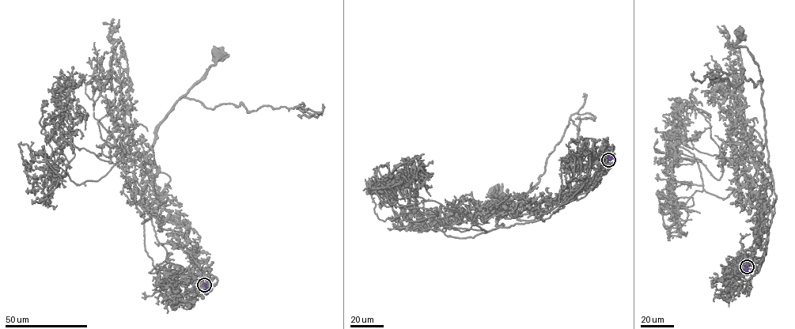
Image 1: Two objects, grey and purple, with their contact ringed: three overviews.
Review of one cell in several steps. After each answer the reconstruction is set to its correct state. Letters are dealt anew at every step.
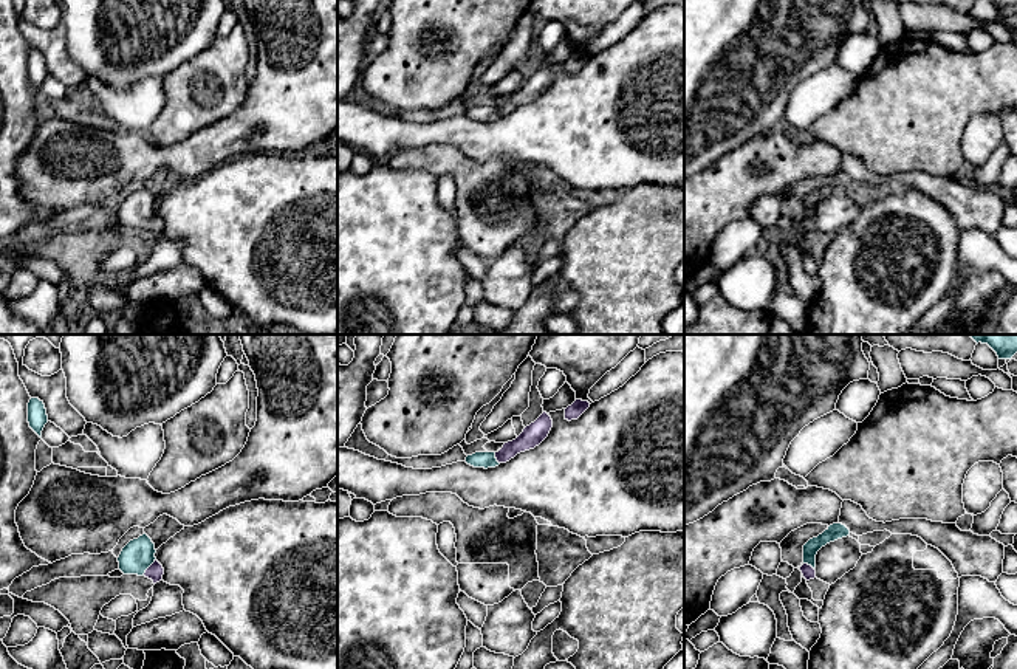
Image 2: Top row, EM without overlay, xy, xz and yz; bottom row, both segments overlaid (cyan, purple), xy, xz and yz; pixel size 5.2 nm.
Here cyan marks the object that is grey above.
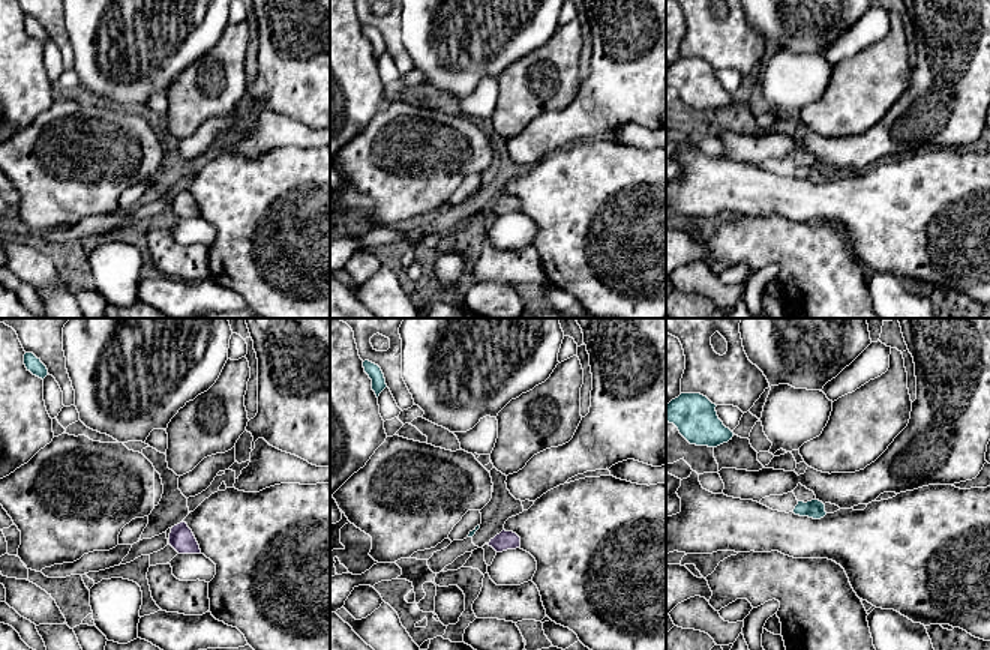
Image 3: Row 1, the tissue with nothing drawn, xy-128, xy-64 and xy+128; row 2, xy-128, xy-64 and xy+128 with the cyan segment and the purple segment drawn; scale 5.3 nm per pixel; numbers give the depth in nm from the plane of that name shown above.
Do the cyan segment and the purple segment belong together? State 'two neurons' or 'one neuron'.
one neuron

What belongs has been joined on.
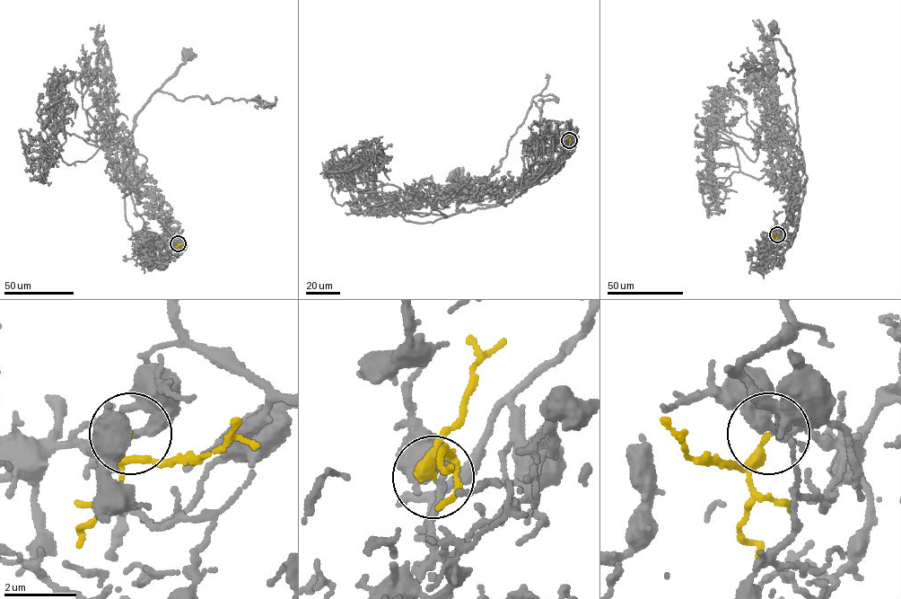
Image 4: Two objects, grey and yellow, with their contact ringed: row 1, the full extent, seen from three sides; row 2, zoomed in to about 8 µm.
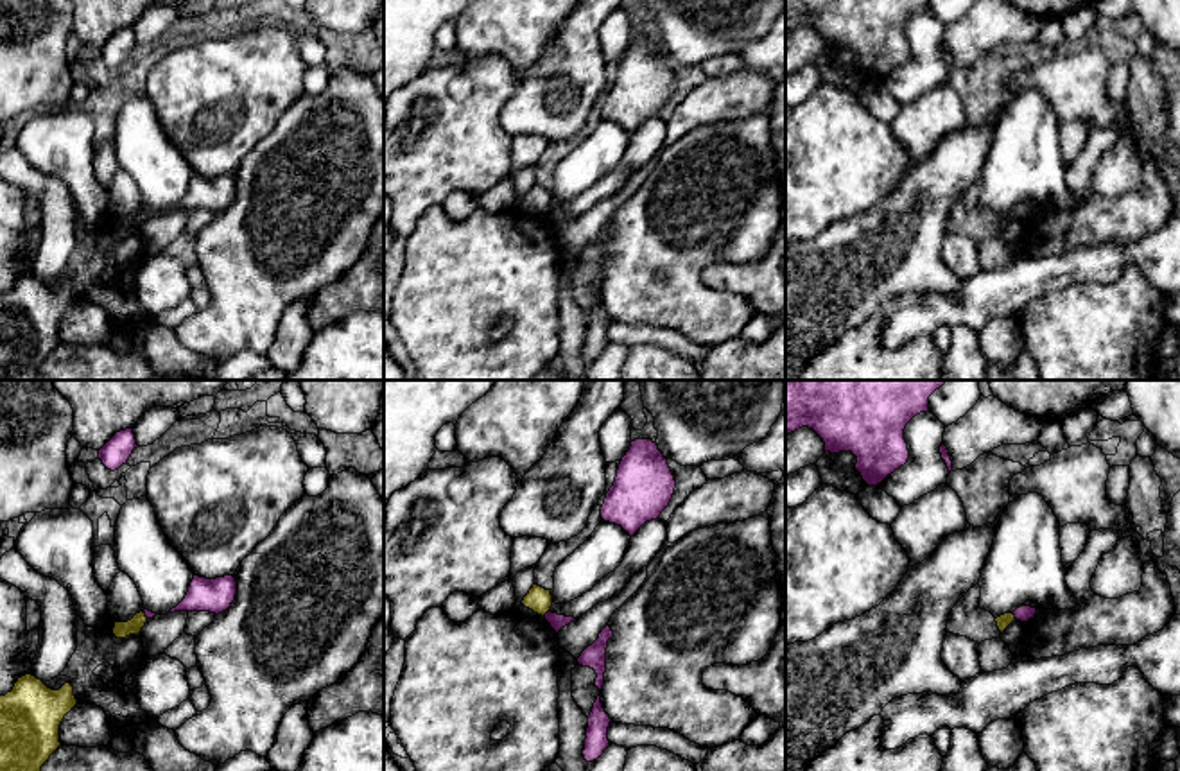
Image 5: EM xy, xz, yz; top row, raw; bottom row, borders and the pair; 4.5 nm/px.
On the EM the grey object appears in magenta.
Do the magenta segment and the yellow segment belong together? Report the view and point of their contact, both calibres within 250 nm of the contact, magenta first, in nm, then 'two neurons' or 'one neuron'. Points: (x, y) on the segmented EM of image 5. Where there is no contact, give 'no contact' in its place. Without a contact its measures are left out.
contact xz (546, 614); calibres 70 and 120 nm; two neurons

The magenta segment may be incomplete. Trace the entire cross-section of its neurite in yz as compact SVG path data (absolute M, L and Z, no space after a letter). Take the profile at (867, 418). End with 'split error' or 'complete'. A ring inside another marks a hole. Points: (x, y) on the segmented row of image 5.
M785 380L785 436L802 427L812 429L823 439L825 452L852 452L863 481L877 486L907 463L904 429L916 414L931 411L929 396L945 382L949 380Z; complete

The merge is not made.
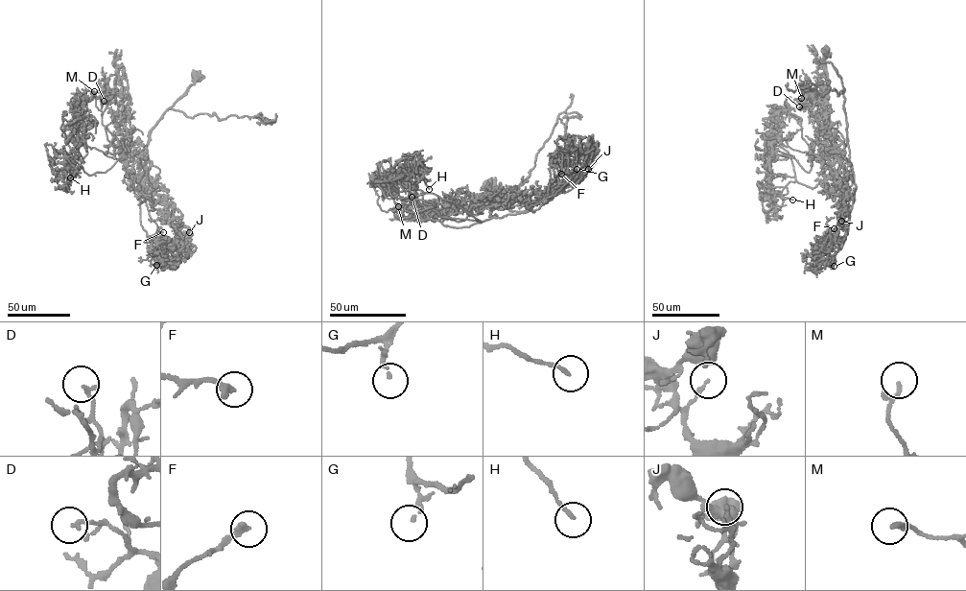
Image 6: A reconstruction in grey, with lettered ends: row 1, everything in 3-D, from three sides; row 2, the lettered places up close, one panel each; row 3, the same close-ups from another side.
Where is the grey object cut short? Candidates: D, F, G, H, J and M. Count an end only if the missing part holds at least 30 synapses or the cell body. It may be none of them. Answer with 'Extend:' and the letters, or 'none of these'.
Extend: F, H, M

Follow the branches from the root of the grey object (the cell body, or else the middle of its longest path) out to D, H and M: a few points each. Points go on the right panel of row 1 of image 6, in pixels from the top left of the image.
D: (825, 50), (821, 61), (843, 87), (845, 146), (821, 109), (820, 86), (799, 106)
H: (825, 50), (821, 61), (842, 82), (847, 142), (832, 177), (812, 188), (788, 183), (780, 195), (792, 200)
M: (825, 50), (843, 87), (845, 146), (820, 86), (805, 100), (821, 119), (816, 100), (801, 98)

